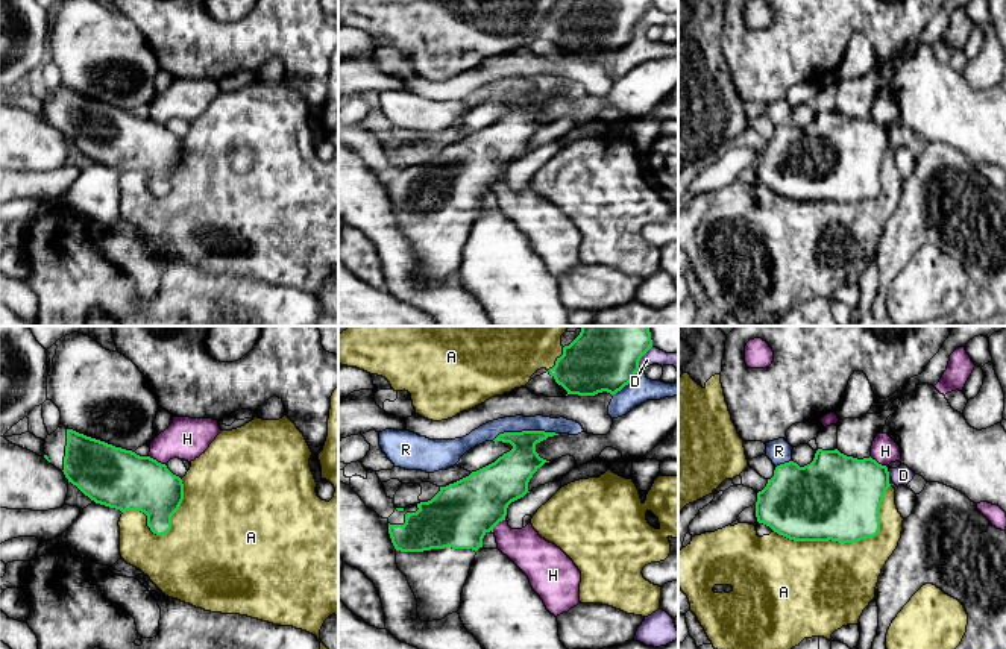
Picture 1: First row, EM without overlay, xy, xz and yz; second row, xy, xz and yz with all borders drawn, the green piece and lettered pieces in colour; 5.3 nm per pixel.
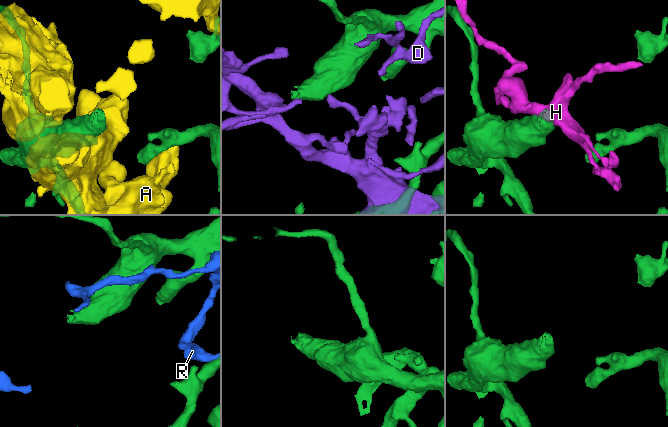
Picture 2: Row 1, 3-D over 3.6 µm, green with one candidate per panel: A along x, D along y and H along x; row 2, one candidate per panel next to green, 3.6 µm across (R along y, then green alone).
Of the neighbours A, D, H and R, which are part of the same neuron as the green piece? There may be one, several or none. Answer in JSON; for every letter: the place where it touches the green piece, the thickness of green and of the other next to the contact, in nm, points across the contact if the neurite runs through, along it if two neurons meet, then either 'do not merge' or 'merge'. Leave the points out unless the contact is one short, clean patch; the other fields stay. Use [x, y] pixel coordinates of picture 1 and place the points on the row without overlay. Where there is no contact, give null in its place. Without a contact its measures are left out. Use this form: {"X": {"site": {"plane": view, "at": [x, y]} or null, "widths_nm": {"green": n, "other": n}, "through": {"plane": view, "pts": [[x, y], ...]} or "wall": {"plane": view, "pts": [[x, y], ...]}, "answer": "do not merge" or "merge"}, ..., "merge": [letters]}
{"A": {"site": {"plane": "yz", "at": [848, 202]}, "widths_nm": {"green": 460, "other": 460}, "answer": "do not merge"}, "D": {"site": {"plane": "xz", "at": [641, 17]}, "widths_nm": {"green": 280, "other": 90}, "answer": "do not merge"}, "H": {"site": {"plane": "yz", "at": [877, 123]}, "widths_nm": {"green": 420, "other": 140}, "wall": {"plane": "yz", "pts": [[870, 117], [886, 128]]}, "answer": "do not merge"}, "R": {"site": {"plane": "xz", "at": [524, 91]}, "widths_nm": {"green": 220, "other": 100}, "answer": "do not merge"}, "merge": []}

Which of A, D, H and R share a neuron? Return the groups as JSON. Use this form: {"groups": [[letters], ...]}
{"groups": [["A"], ["D"], ["H"], ["R"]]}

